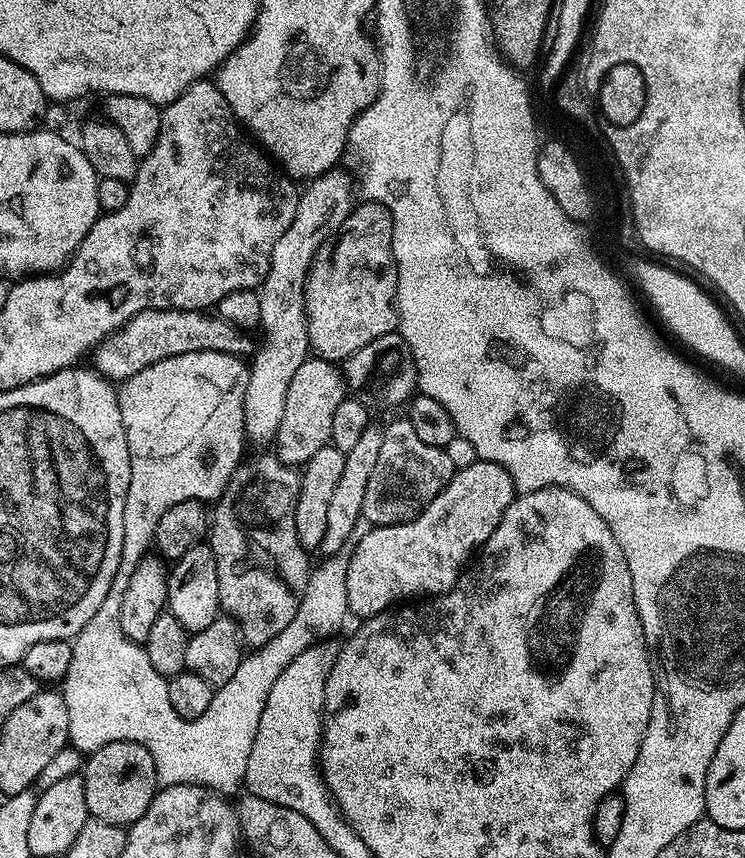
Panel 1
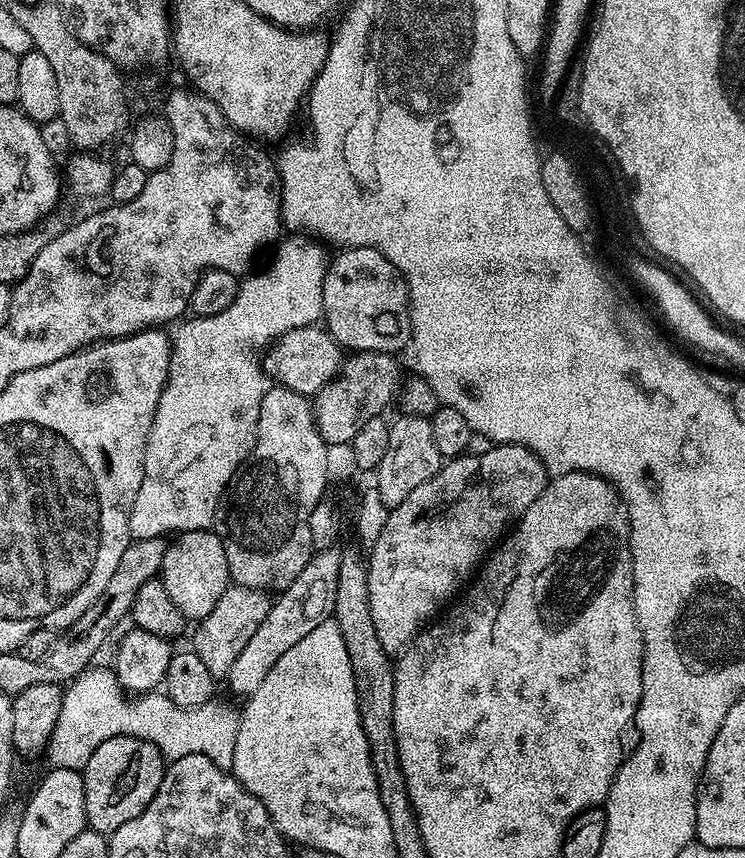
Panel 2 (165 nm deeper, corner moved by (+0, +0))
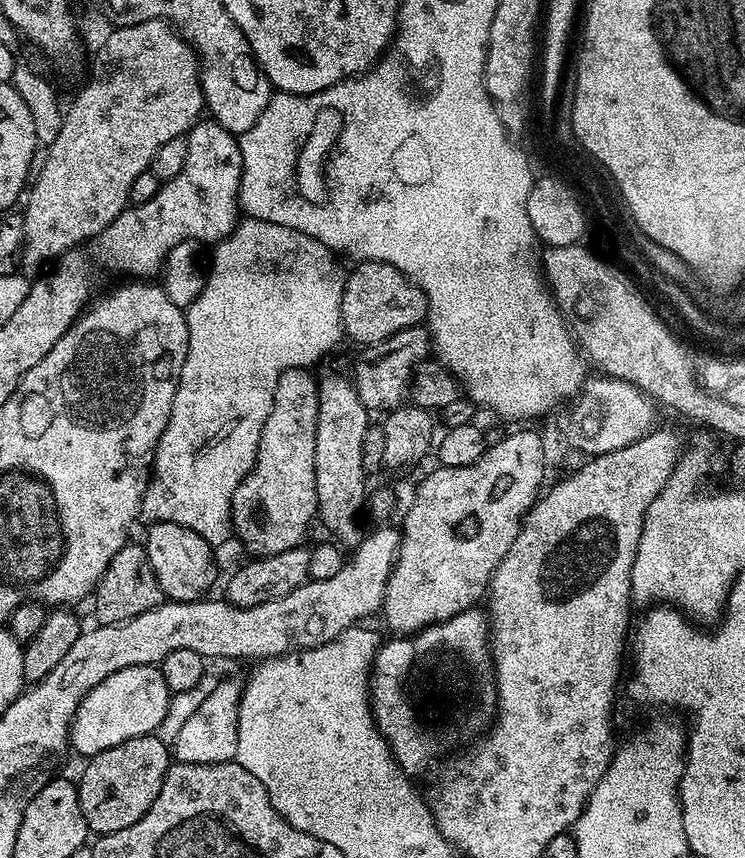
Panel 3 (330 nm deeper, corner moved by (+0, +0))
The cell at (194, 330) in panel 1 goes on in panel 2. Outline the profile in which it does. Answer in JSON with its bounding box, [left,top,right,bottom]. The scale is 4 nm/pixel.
[262,324,342,398]

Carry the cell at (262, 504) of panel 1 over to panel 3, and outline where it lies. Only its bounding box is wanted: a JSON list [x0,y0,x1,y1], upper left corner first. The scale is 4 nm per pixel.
[232,368,320,557]

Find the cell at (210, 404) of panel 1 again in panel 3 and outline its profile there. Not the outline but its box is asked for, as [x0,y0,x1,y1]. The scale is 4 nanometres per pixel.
[142,218,346,546]

